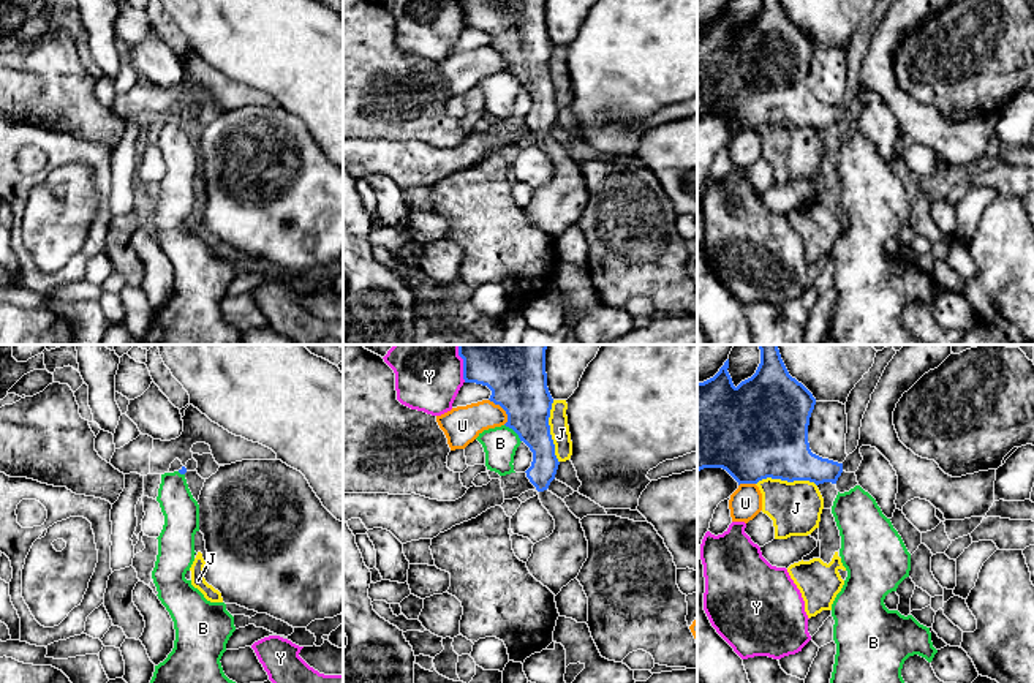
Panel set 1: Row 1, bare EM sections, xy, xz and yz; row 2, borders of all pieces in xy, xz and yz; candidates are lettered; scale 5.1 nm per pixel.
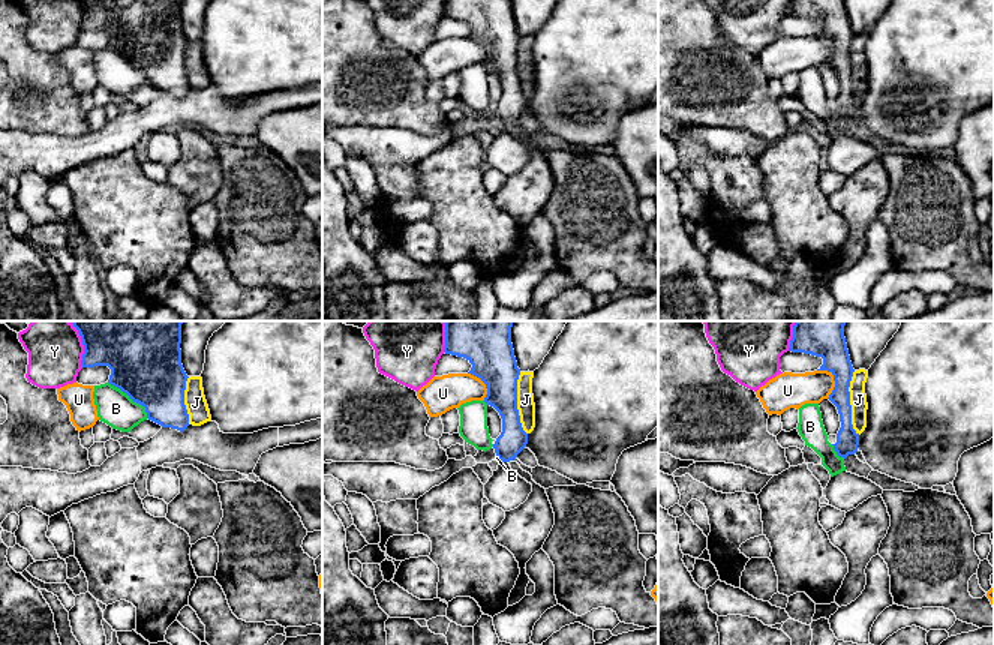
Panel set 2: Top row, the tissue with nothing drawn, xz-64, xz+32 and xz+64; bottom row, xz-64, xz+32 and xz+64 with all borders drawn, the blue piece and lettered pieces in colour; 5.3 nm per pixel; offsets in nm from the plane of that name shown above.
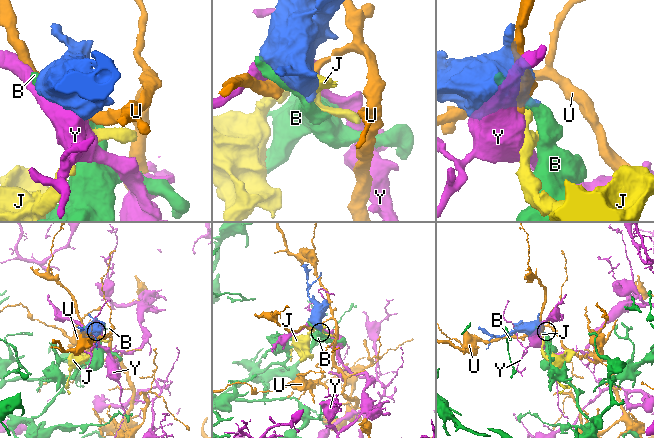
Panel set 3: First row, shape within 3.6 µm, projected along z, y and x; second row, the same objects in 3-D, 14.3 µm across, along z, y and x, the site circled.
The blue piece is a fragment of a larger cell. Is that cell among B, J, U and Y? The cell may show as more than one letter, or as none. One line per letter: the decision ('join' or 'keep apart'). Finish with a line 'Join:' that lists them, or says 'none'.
B: keep apart
J: keep apart
U: keep apart
Y: keep apart
Join: none

